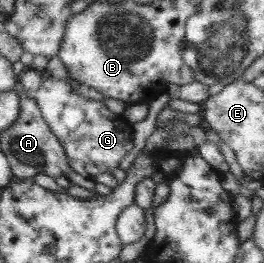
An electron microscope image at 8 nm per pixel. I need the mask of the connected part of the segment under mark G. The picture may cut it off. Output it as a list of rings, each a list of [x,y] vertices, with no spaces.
[[[50,77],[42,81],[34,97],[46,122],[69,154],[72,166],[85,177],[95,179],[101,174],[112,175],[116,169],[120,169],[122,159],[134,151],[132,125],[110,111],[106,103],[78,93],[68,81]]]

